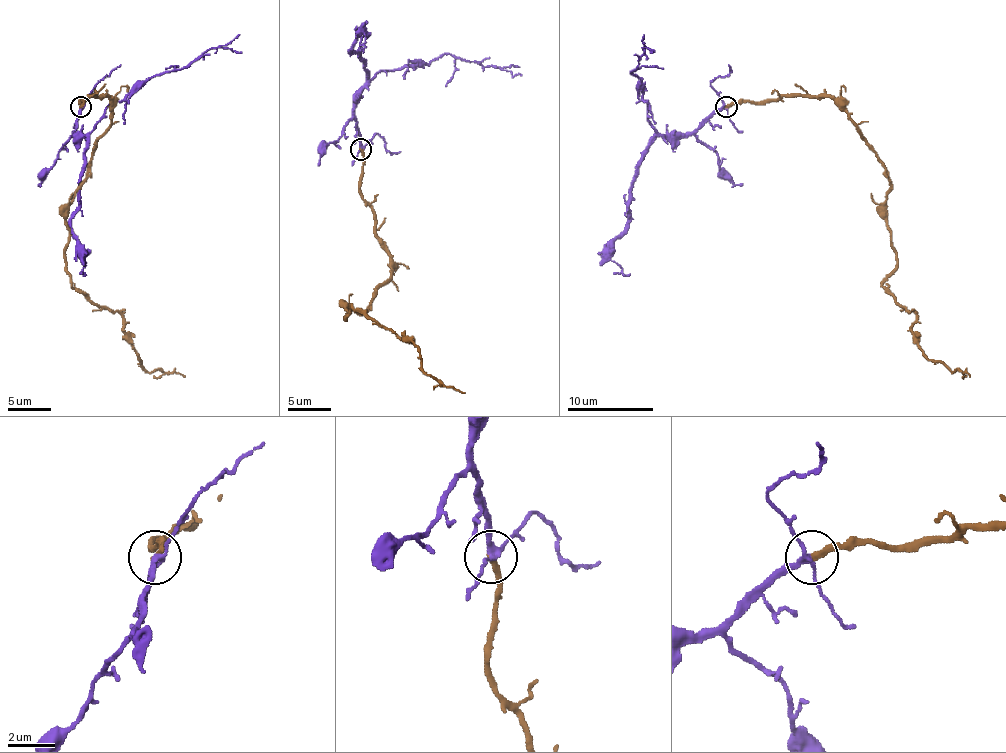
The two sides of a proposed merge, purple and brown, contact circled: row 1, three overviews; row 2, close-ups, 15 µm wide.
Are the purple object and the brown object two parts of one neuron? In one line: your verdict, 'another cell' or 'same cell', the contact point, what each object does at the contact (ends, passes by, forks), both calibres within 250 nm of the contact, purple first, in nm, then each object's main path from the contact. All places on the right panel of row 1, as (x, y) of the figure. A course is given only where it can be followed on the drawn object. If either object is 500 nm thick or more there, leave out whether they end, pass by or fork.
same cell; place (726, 106); purple forks; brown ends; calibres 170 and 240 nm; course purple (726, 106), (691, 131), (655, 129), (642, 84), (631, 71), (644, 54), (642, 48), (653, 52); course brown (726, 106), (829, 95), (848, 114), (889, 181), (897, 269), (884, 282), (929, 359), (970, 376)

